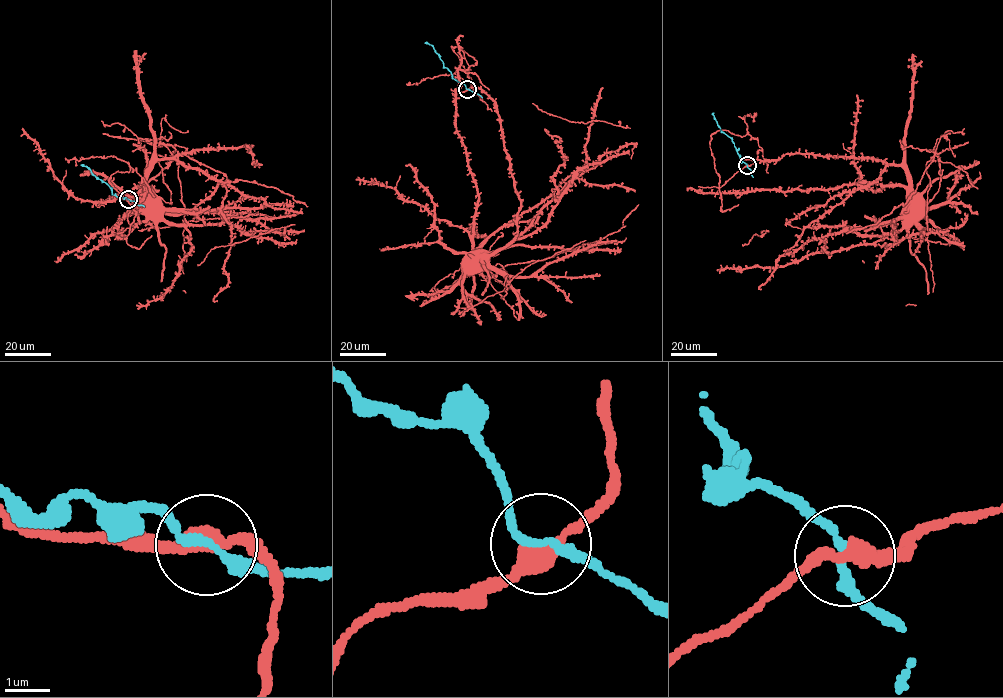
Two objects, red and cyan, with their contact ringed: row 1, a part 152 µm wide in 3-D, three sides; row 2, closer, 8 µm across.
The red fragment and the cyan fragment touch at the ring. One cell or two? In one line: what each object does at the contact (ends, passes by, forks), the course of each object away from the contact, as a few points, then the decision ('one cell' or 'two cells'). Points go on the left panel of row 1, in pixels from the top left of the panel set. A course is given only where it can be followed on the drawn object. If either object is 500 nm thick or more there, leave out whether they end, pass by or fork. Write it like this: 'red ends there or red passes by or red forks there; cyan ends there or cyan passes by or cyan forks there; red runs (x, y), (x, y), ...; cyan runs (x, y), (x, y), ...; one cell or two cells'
red passes by; cyan passes by; red runs (128, 199), (132, 202), (130, 228), (128, 235), (121, 236), (120, 218), (145, 193), (144, 182), (158, 212); cyan runs (128, 200), (112, 195), (108, 185), (81, 164); two cells

